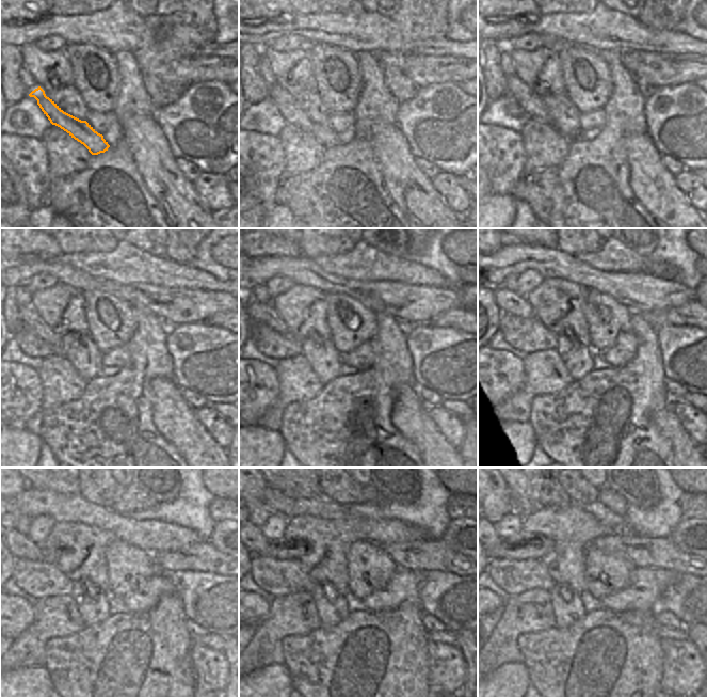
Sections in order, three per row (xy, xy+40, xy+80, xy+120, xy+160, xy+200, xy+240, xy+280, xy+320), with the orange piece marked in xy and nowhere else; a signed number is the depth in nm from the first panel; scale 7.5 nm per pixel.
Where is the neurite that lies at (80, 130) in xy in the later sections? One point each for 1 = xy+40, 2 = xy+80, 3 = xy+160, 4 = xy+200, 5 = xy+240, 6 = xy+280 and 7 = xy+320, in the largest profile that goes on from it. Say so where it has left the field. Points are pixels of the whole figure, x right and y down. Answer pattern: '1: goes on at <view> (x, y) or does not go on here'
1: goes on at xy+40 (283, 99)
2: goes on at xy+80 (530, 101)
3: goes on at xy+160 (260, 313)
4: goes on at xy+200 (499, 301)
5: goes on at xy+240 (21, 547)
6: goes on at xy+280 (260, 544)
7: goes on at xy+320 (499, 540)

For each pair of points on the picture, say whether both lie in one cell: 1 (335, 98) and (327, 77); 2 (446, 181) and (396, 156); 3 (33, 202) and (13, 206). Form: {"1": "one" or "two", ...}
{"1": "one", "2": "two", "3": "two"}

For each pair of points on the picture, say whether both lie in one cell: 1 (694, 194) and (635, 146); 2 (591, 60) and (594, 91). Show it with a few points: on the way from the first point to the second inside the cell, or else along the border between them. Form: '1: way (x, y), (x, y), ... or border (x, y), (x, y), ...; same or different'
1: border (674, 176), (678, 189), (689, 200); different
2: way (592, 67), (592, 83); same

